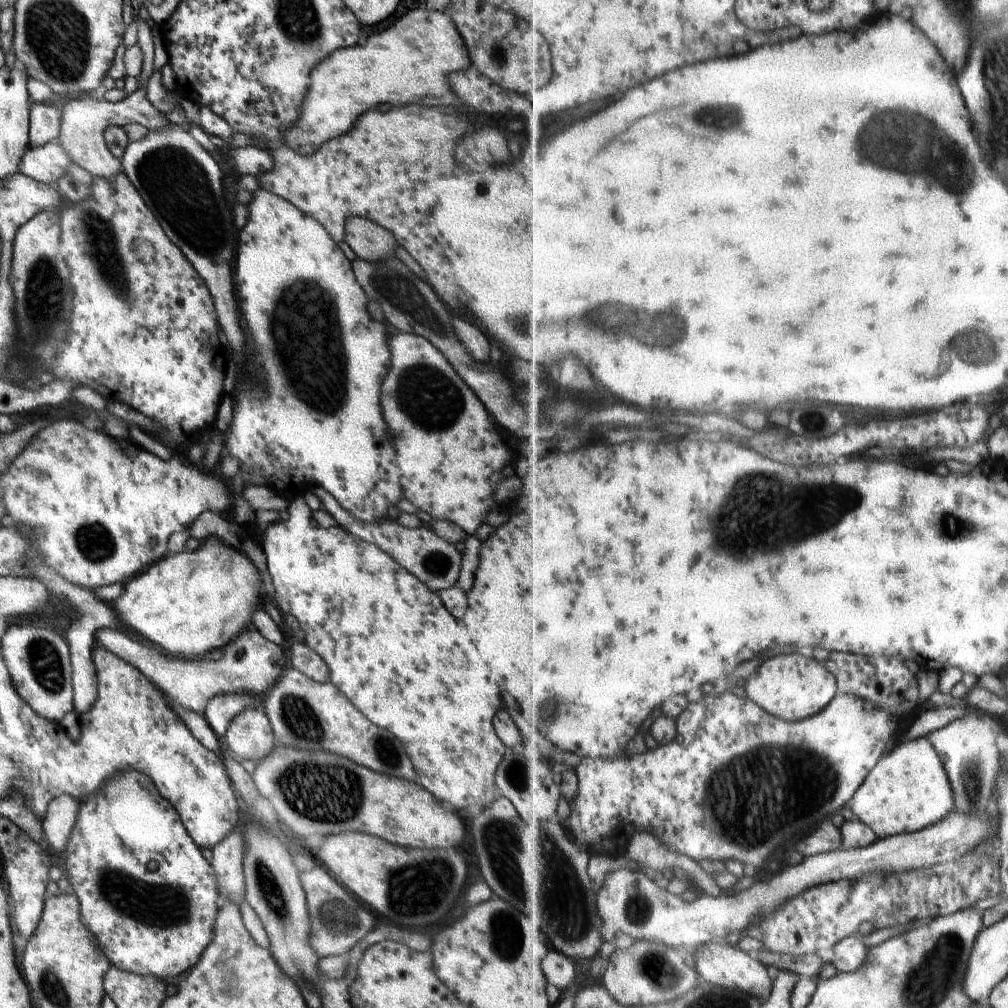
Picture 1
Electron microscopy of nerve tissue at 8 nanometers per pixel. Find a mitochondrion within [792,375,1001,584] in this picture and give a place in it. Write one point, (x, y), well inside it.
(953, 525)

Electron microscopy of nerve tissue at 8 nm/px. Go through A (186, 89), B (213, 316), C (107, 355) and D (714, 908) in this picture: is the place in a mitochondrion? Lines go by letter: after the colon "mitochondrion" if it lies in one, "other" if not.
A: other
B: other
C: other
D: other

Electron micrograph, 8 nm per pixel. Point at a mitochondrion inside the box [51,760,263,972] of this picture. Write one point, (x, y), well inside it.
(111, 883)

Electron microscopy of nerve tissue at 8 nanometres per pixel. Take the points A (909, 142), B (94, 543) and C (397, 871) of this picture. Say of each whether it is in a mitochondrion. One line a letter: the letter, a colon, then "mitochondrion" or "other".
A: mitochondrion
B: mitochondrion
C: mitochondrion

